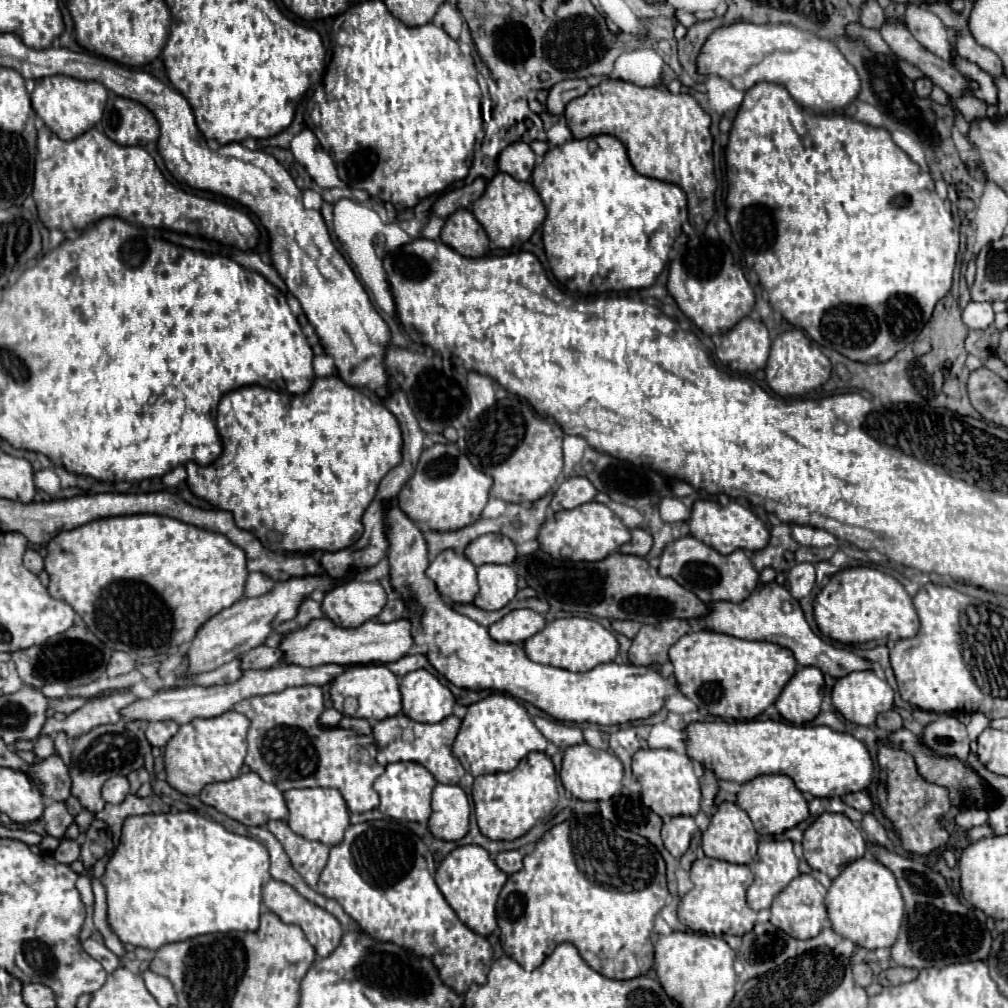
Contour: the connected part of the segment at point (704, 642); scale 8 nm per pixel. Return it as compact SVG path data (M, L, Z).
M700 630L682 636L670 648L674 678L686 698L712 716L752 720L776 702L786 682L796 672L794 654L770 642L748 642L728 634Z

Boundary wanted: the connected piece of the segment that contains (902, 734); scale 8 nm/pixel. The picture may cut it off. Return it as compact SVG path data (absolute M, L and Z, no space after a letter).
M902 728L902 730L896 730L892 732L890 736L892 744L896 744L898 748L910 752L916 760L916 768L918 768L918 774L926 780L926 782L932 782L932 784L938 784L938 786L944 786L948 790L948 796L950 796L950 802L952 806L956 806L958 810L968 810L968 808L984 808L984 810L990 810L994 806L998 806L998 792L994 788L990 788L976 772L972 772L970 768L966 768L966 764L962 760L954 760L954 756L950 756L950 760L946 760L946 756L930 756L930 752L926 752L926 748L922 748L922 742L918 740L918 734Z

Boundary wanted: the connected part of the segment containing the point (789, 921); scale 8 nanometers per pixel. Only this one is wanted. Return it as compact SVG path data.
M800 874L798 878L794 878L772 902L770 908L770 922L776 928L782 928L786 934L798 938L798 940L808 940L820 934L828 912L824 906L824 898L826 898L826 888L810 874Z

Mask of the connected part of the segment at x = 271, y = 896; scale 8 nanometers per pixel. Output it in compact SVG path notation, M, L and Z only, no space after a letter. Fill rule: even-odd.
M270 878L264 884L264 888L262 888L262 902L266 904L266 908L270 912L274 912L276 916L280 916L284 922L300 926L304 930L308 942L314 946L314 950L316 950L318 956L328 956L340 944L340 938L342 938L342 926L340 926L340 922L330 912L326 912L324 908L320 908L320 906L308 902L306 898L302 898L286 882L278 882L278 880L272 880Z

